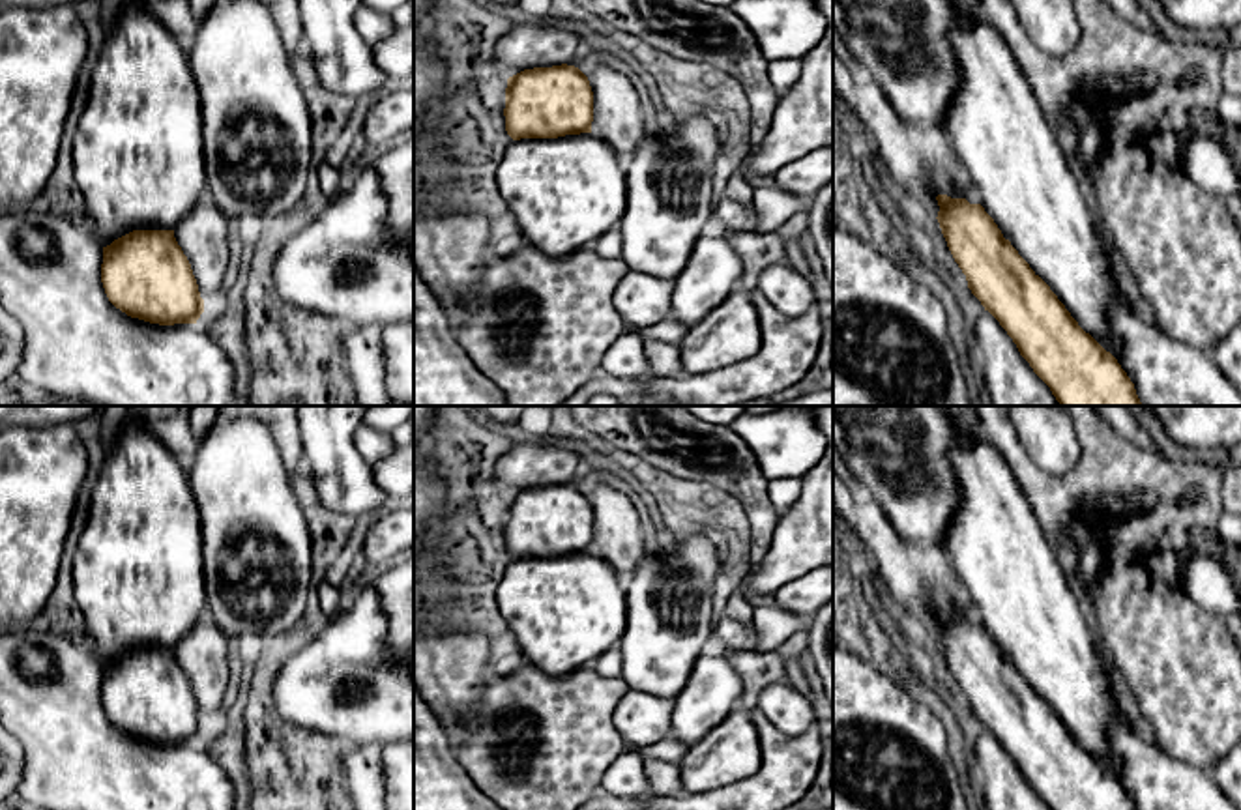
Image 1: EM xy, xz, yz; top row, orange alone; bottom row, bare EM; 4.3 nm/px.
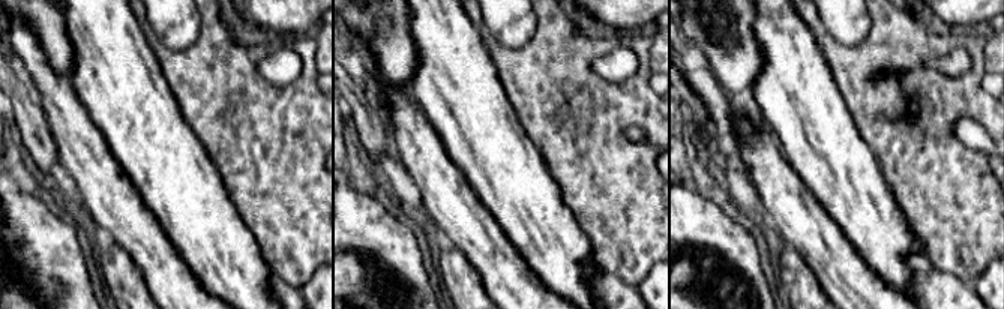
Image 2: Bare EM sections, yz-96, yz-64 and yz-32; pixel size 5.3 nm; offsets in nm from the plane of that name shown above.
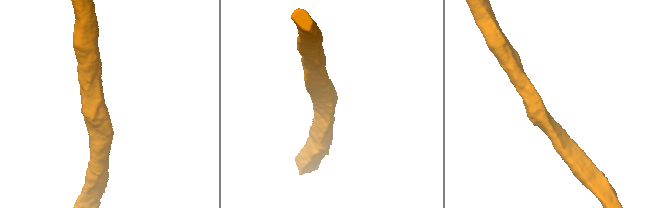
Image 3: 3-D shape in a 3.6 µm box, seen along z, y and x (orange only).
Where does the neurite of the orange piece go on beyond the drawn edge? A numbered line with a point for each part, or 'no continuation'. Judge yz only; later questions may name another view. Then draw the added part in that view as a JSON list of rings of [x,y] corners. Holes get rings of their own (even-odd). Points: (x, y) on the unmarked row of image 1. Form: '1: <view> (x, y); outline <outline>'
1: yz (1022, 595); outline [[[971,406],[942,408],[962,434],[977,438],[971,447],[958,445],[947,455],[962,499],[947,524],[943,550],[951,557],[985,630],[1035,694],[1050,705],[1078,745],[1117,776],[1123,763],[1114,754],[1108,735],[1116,726],[1129,726],[1129,722],[1101,662],[1089,614],[1073,589],[1056,548],[1009,464],[979,434]]]

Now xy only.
1: xy (139, 580); outline [[[129,413],[105,455],[73,565],[84,644],[101,668],[133,649],[174,649],[208,612],[200,514],[187,473]]]

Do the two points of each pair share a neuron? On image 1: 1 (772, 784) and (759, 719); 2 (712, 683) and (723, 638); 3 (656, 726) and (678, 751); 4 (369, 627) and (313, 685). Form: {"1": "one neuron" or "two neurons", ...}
{"1": "one neuron", "2": "two neurons", "3": "two neurons", "4": "one neuron"}

